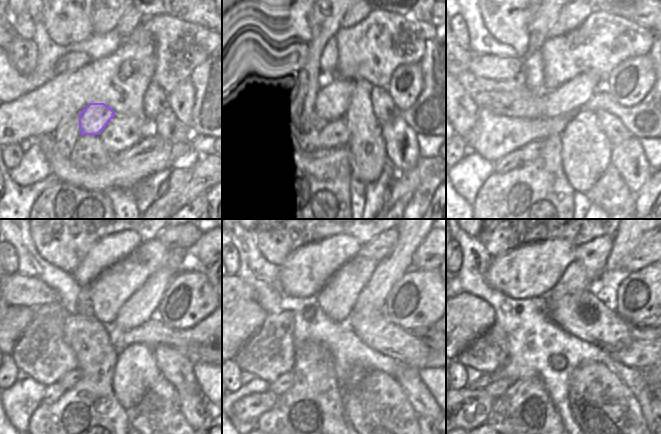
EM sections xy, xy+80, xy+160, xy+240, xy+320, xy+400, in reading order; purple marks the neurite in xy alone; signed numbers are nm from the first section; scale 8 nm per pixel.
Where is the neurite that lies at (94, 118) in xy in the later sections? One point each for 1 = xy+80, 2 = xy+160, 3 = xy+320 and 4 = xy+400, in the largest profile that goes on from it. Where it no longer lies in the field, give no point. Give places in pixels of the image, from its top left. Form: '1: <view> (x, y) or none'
1: xy+80 (329, 104)
2: xy+160 (572, 95)
3: xy+320 (371, 301)
4: xy+400 (625, 240)

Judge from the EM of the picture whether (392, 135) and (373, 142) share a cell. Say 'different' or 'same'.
different

